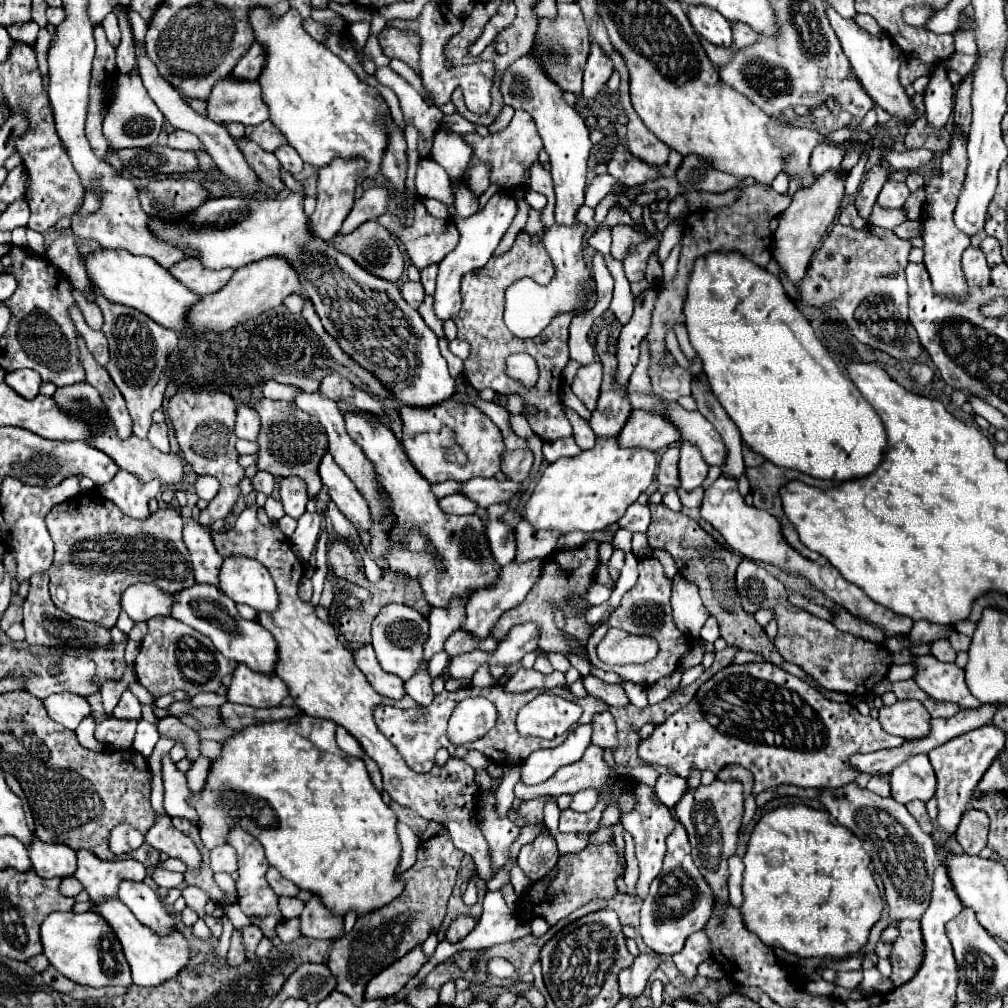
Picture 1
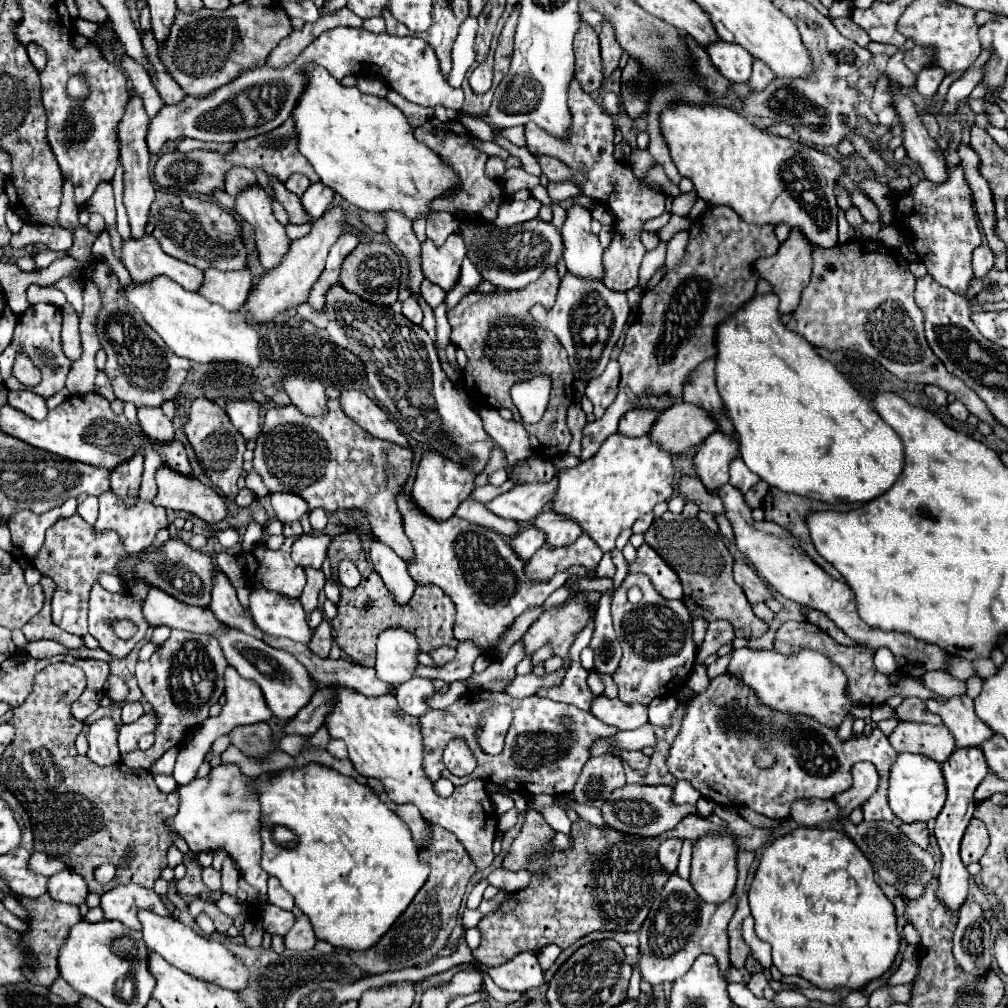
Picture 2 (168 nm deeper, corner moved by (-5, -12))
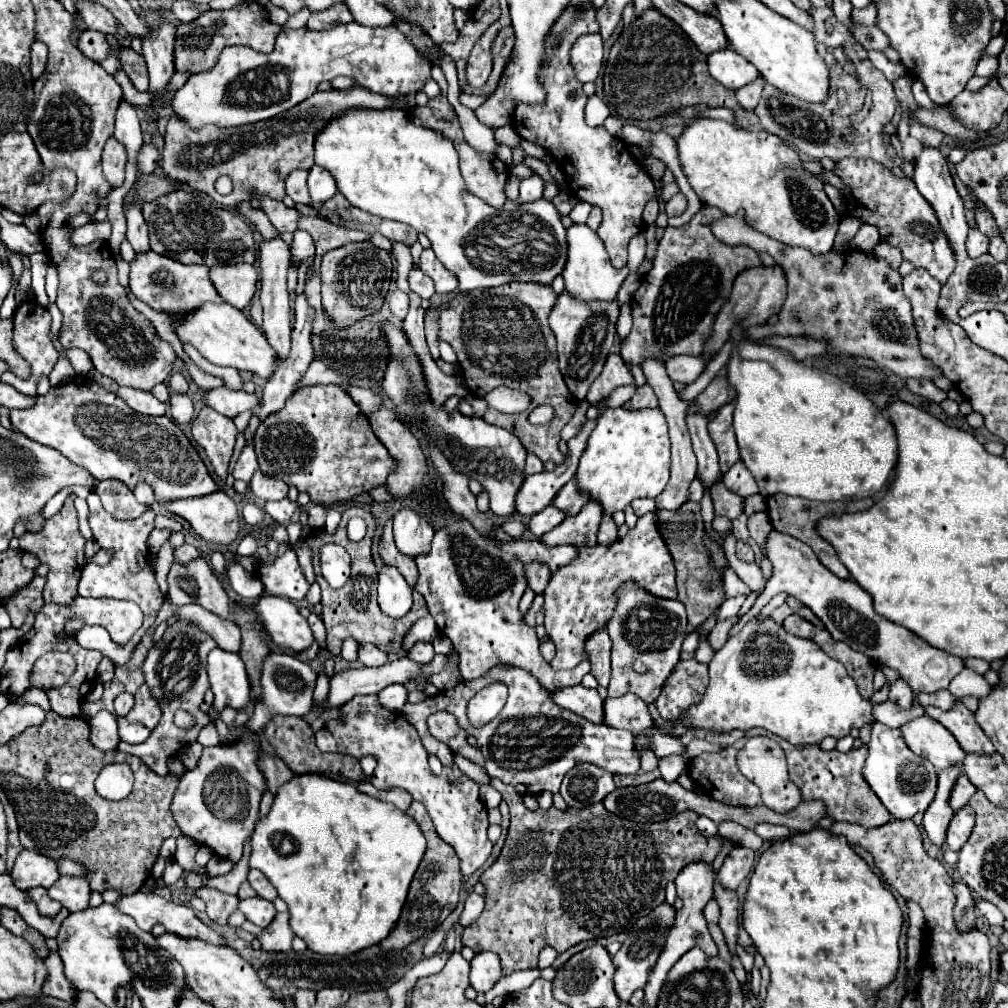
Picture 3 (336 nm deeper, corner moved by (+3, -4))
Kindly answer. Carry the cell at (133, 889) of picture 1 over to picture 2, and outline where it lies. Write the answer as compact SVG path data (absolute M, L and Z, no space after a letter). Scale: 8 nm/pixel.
M140 912L140 922L142 922L142 932L144 932L144 942L148 944L148 948L152 952L160 954L164 960L168 960L172 966L180 968L182 972L186 972L198 980L216 984L220 988L232 990L232 992L240 992L248 986L250 970L246 968L244 960L234 956L222 942L208 940L208 938L196 934L194 930L190 930L188 926L184 926L180 920L176 920L172 916L158 918L158 914Z

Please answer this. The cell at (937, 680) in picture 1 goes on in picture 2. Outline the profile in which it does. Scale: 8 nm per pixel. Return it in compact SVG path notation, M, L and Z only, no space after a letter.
M968 696L948 698L946 704L928 700L926 706L942 718L944 726L954 734L958 748L980 748L992 738L990 728L986 728L986 724L974 714L974 700Z

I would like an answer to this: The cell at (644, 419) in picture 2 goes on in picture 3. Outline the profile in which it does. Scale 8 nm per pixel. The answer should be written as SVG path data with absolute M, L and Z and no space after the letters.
M644 384L636 390L636 396L624 404L626 410L646 410L646 408L658 408L658 400L654 396L654 390Z

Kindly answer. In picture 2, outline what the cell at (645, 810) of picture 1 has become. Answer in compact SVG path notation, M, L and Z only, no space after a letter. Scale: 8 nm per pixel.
M664 840L660 844L660 852L658 852L658 860L662 866L666 866L668 872L674 872L678 866L678 856L680 856L680 848L682 848L682 840Z

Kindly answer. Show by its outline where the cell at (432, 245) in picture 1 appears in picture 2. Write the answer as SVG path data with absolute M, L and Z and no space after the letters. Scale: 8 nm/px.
M458 234L448 236L442 248L436 248L430 240L422 244L422 270L424 276L432 282L450 292L460 278L460 266L464 260L464 242Z

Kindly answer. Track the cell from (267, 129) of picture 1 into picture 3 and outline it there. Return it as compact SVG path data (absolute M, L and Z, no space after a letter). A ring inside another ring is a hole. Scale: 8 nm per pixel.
M354 86L350 90L328 90L328 92L316 92L302 104L290 108L288 112L282 112L270 120L246 124L238 128L214 128L206 126L202 130L188 128L178 116L170 116L166 136L168 144L162 152L162 170L168 180L178 180L182 184L188 184L190 188L208 194L222 206L234 206L236 202L250 200L250 190L254 188L256 194L266 194L270 198L282 200L286 196L284 192L284 180L286 176L296 170L310 170L312 160L312 144L314 136L328 124L330 118L338 116L340 112L348 108L388 108L392 106L390 98L382 94L374 94L366 88ZM218 176L230 176L234 188L228 196L222 196L216 192L214 182Z

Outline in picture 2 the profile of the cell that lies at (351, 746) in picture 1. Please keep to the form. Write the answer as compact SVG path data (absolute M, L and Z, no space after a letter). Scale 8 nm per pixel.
M330 740L326 750L334 756L334 758L348 758L348 752L346 752L346 744L342 744L342 740Z

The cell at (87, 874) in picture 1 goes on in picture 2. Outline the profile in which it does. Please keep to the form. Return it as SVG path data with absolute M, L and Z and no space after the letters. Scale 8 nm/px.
M136 884L118 886L102 896L102 910L106 920L120 920L128 928L140 930L142 924L138 920L140 910L150 910L158 916L168 916L168 908L158 898L154 890L146 890Z

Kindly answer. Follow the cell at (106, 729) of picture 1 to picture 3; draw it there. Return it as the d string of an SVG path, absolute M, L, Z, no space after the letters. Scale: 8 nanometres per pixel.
M142 684L134 696L136 696L136 704L134 704L134 708L126 714L126 720L130 720L130 722L140 722L140 724L144 724L146 728L154 730L156 724L160 722L160 716L162 716L158 702L152 698L152 694L150 694L150 690L148 690L146 684Z

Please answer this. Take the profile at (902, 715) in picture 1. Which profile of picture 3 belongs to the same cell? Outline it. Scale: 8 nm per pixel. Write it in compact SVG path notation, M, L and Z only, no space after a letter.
M928 716L910 720L908 724L900 726L900 732L906 744L914 750L914 754L930 760L936 766L936 770L944 770L952 764L960 764L966 756L966 752L958 748L954 736L950 736L950 732L942 728L942 724L930 720Z

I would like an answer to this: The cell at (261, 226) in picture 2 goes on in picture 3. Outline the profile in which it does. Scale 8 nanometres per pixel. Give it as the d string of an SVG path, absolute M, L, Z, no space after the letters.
M280 234L276 238L260 242L258 262L260 262L260 282L262 282L260 302L264 308L262 330L264 330L266 338L270 340L270 346L278 352L278 364L282 364L282 360L286 360L286 356L290 354L292 326L290 326L290 296L286 292L286 272L290 268L290 250L288 250L288 244L280 238Z

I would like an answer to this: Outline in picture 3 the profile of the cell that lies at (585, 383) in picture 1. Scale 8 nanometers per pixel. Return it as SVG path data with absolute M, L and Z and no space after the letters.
M610 354L608 360L606 360L606 364L604 364L602 374L590 386L590 392L588 392L586 400L590 404L596 404L598 400L606 398L614 388L626 386L626 384L632 384L632 382L634 382L634 378L632 378L630 370L626 368L624 360L620 358L620 354Z

